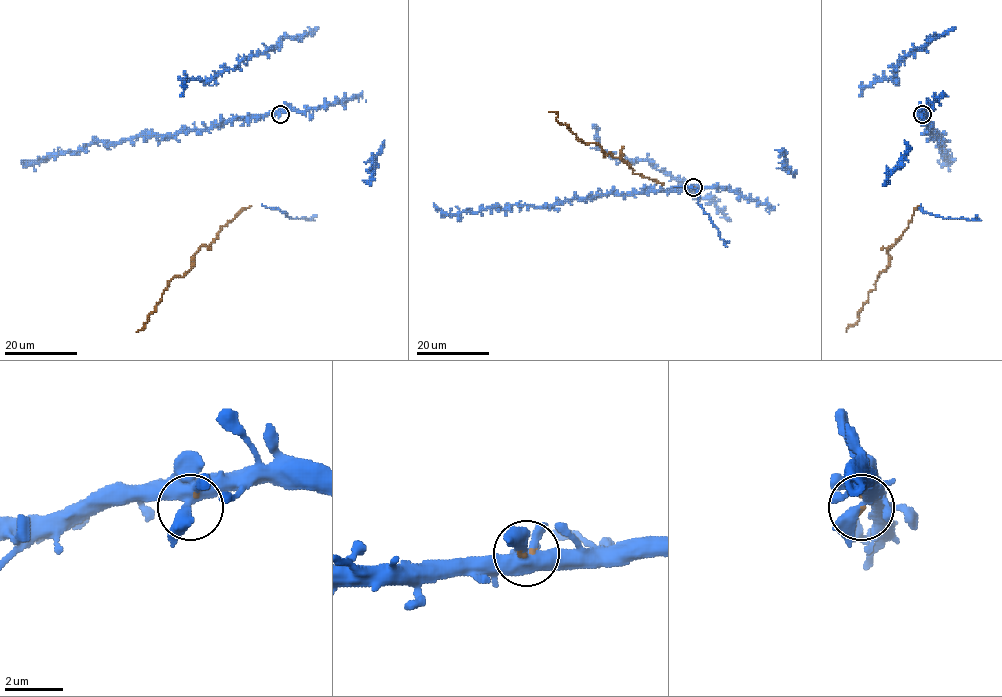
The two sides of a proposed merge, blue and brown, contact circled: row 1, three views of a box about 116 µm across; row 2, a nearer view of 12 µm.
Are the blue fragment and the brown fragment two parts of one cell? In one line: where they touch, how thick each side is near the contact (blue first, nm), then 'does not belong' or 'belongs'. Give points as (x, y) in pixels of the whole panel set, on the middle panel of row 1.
at (693, 187); 440 nm thick on the blue side, 90 nm on the other; belongs

